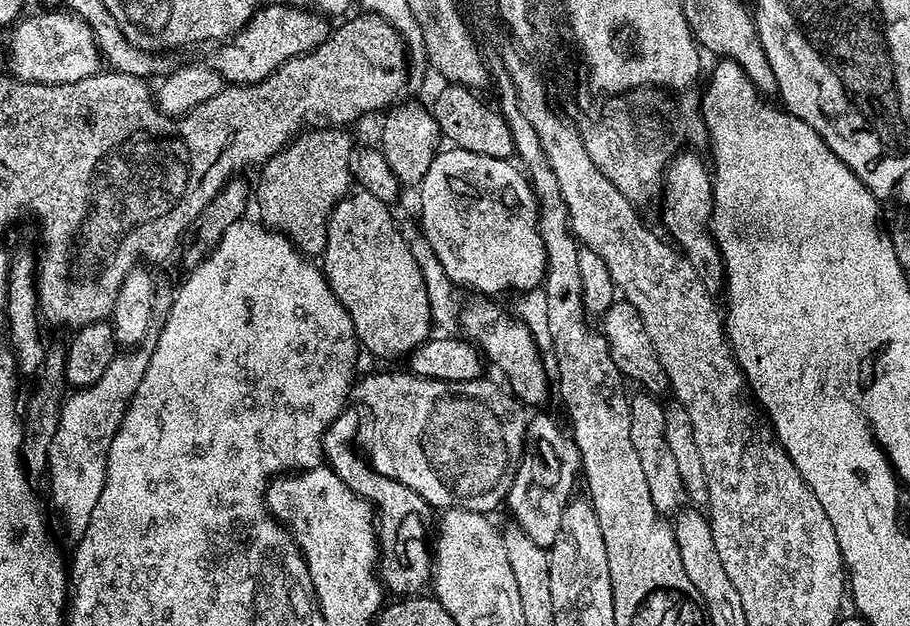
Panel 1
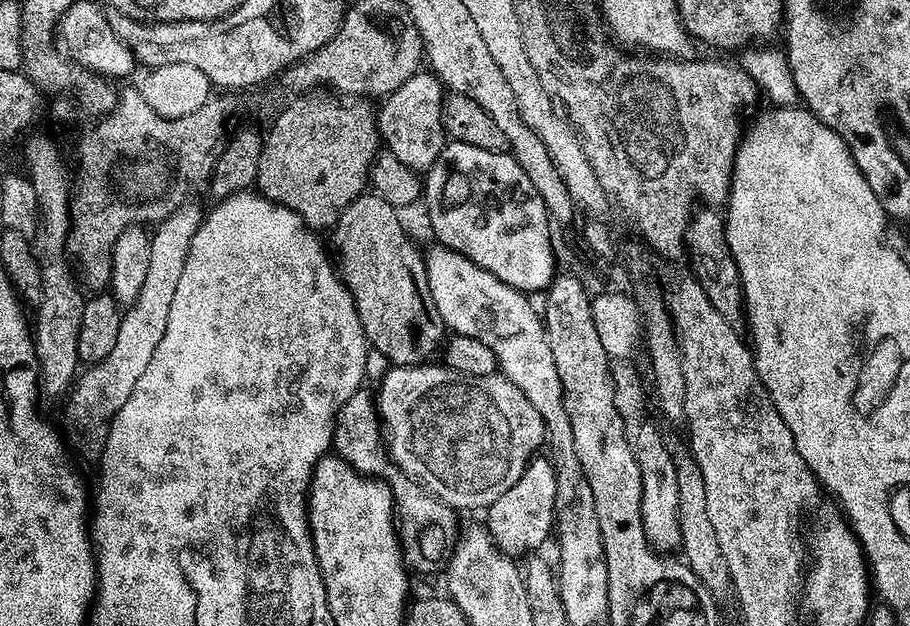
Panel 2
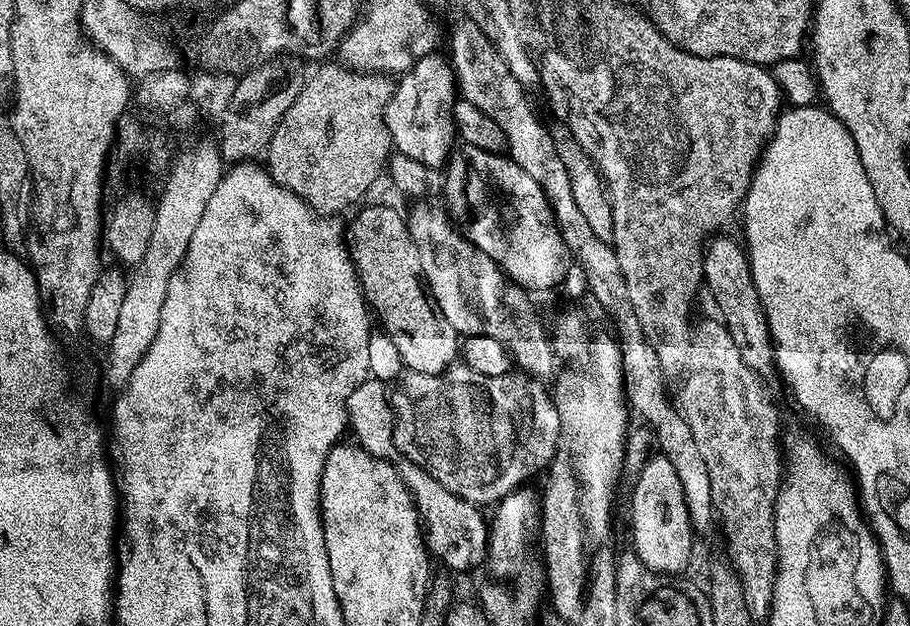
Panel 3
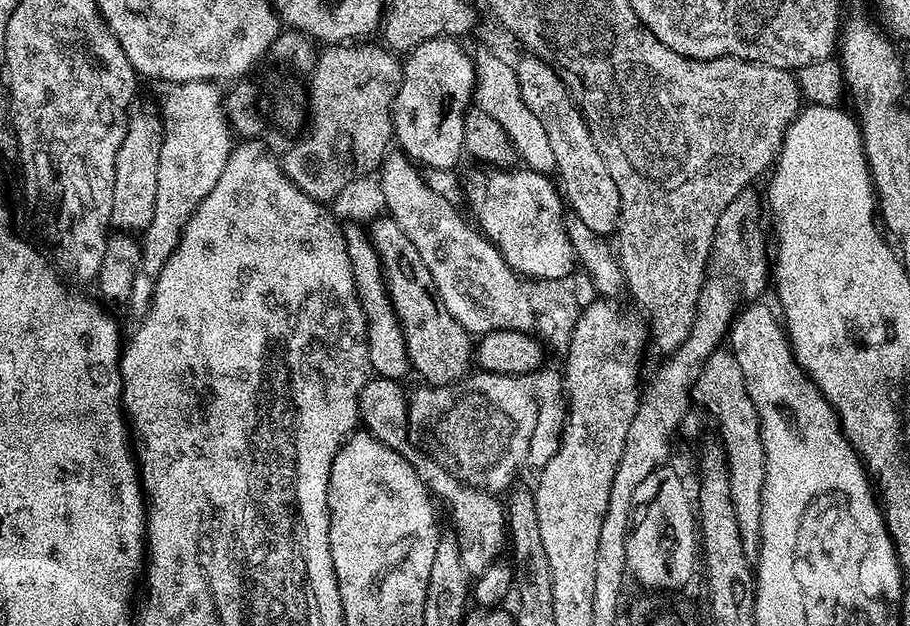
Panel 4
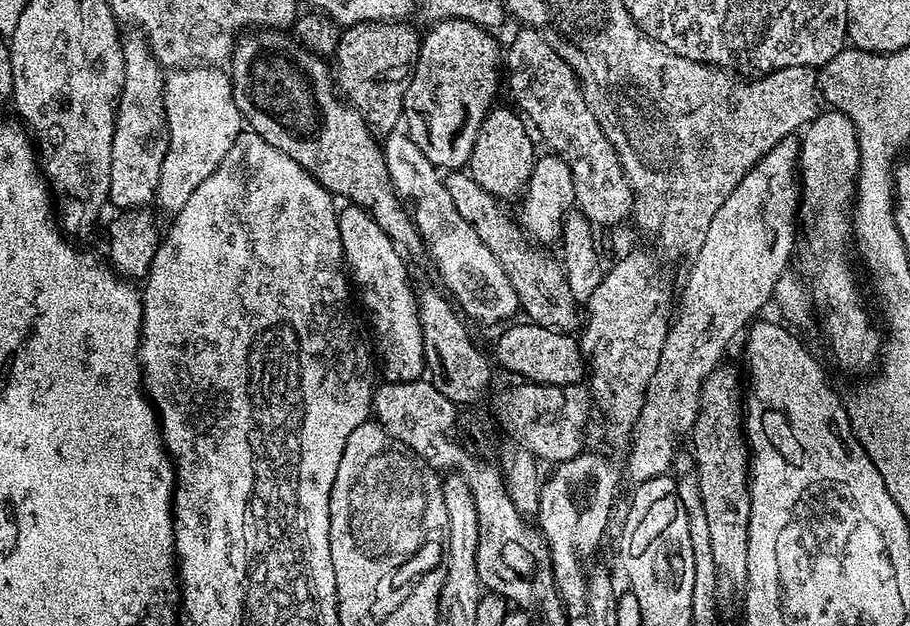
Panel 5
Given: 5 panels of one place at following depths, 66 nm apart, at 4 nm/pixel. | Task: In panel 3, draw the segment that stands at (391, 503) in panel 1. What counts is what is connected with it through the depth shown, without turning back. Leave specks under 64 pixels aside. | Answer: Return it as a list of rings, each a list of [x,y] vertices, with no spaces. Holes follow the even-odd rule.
[[[375,378],[364,380],[358,386],[358,390],[350,394],[348,428],[356,435],[355,443],[374,458],[395,463],[402,482],[410,490],[412,500],[416,504],[425,545],[435,559],[437,556],[442,563],[456,572],[466,571],[471,564],[483,565],[488,554],[489,521],[480,513],[483,511],[477,505],[450,494],[450,490],[444,489],[426,470],[420,469],[418,465],[412,464],[407,457],[401,455],[395,444],[395,414],[392,412],[389,395],[389,385]]]

